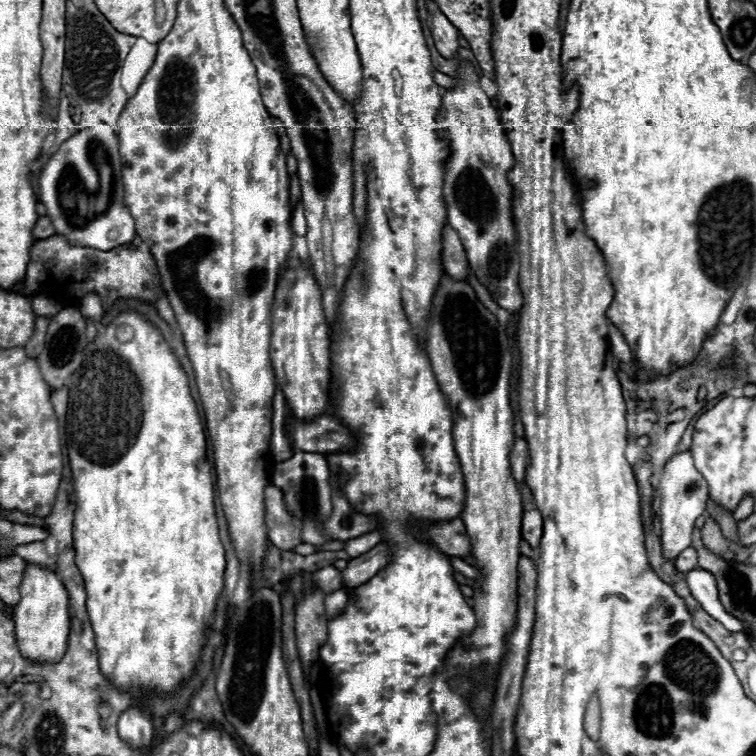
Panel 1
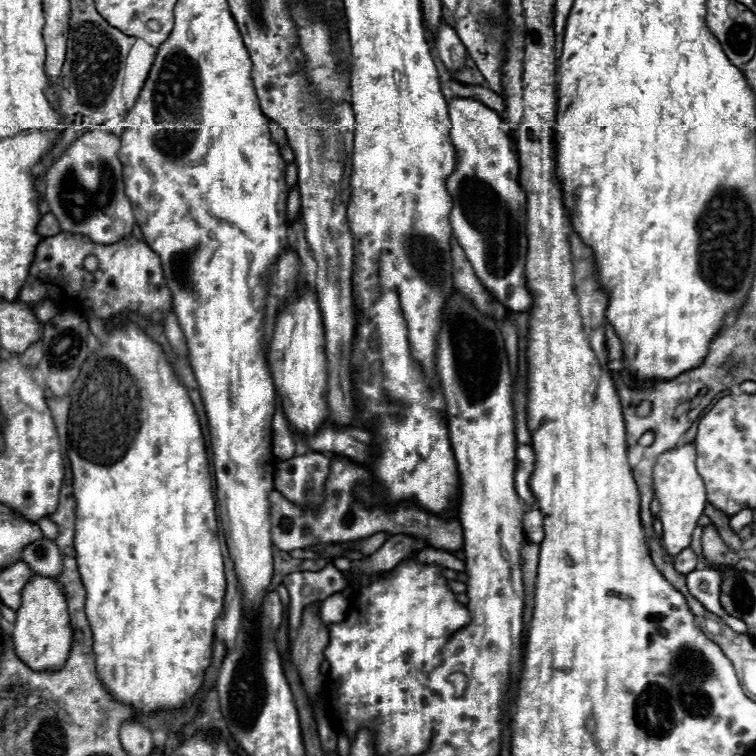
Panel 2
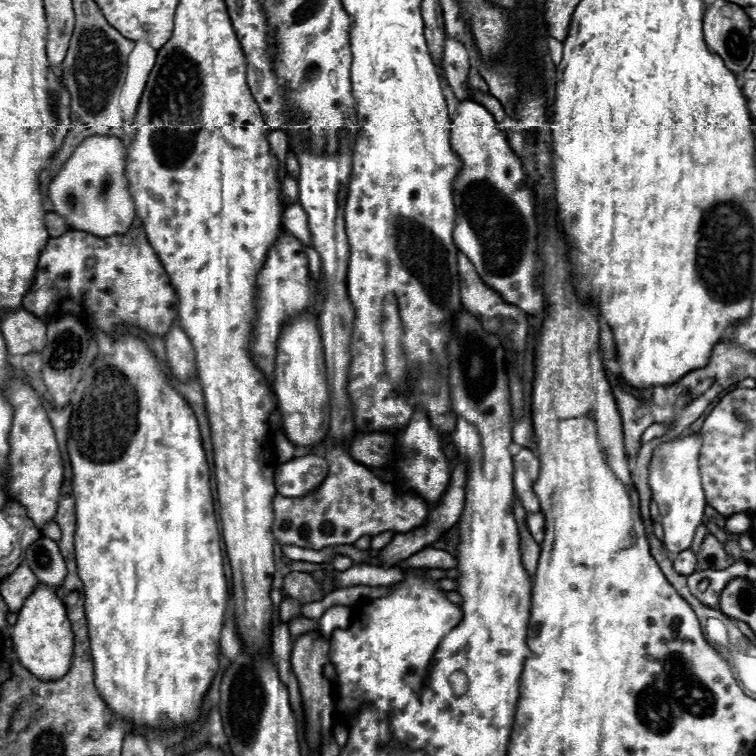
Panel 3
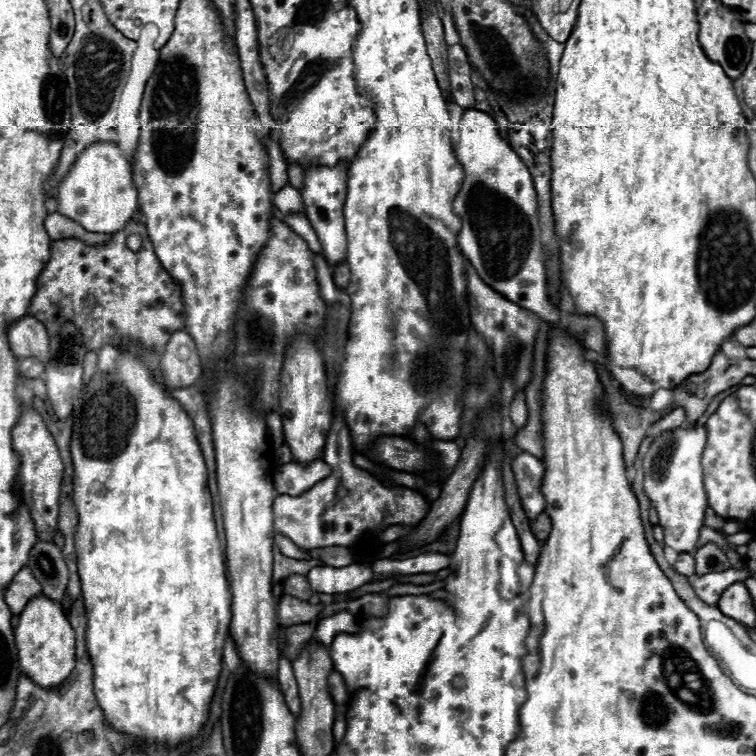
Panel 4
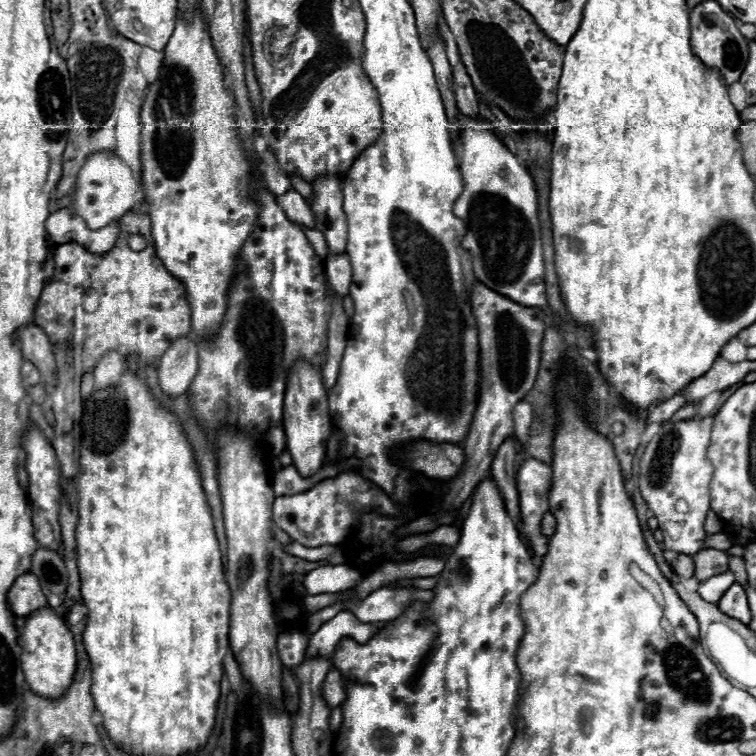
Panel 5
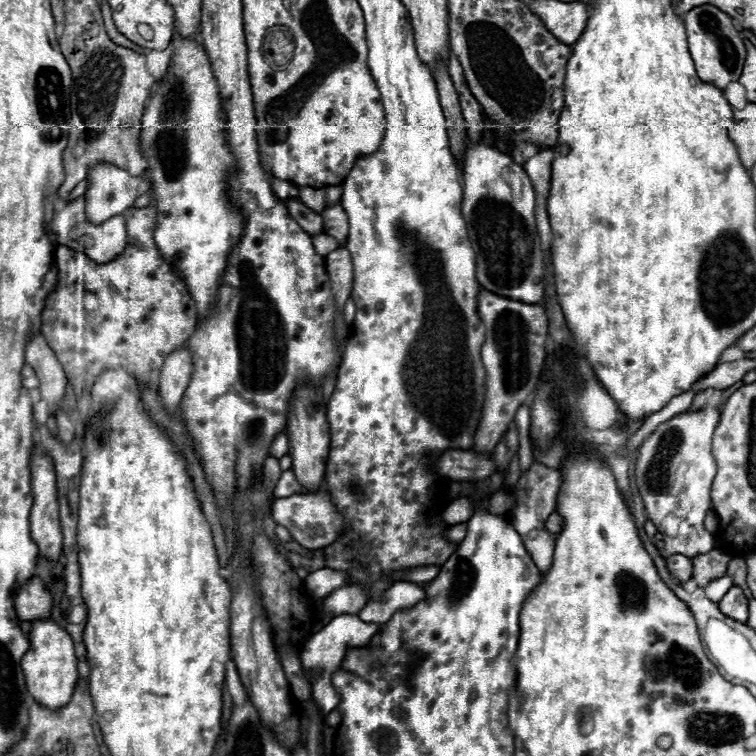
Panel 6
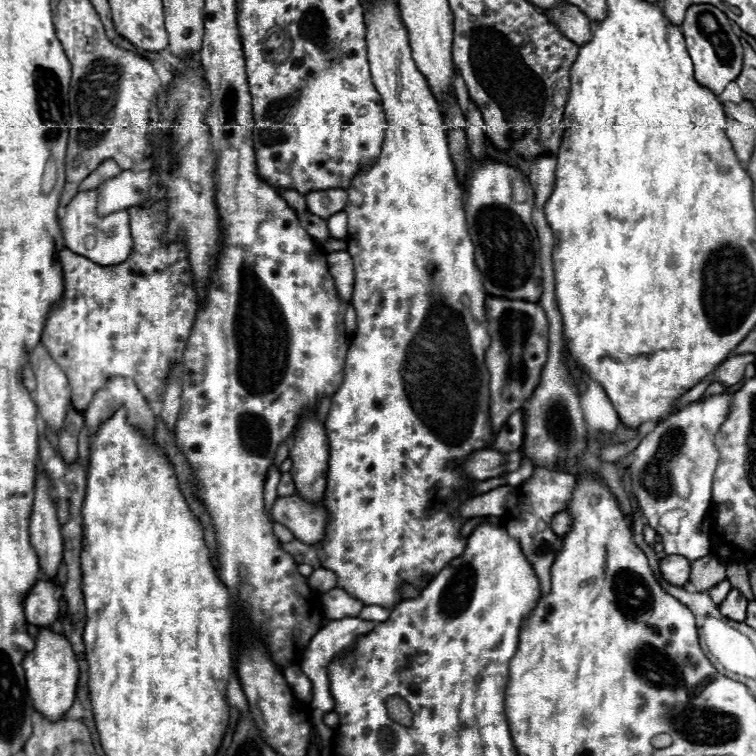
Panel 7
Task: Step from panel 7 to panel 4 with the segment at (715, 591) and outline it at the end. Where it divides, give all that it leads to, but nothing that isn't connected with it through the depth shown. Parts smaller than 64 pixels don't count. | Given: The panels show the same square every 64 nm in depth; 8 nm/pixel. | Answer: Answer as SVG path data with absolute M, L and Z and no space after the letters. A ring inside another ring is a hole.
M726 570L726 572L712 572L706 576L698 576L692 584L694 592L708 604L716 604L720 600L720 594L732 586L734 582L740 582L744 578L748 578L750 572L748 570Z

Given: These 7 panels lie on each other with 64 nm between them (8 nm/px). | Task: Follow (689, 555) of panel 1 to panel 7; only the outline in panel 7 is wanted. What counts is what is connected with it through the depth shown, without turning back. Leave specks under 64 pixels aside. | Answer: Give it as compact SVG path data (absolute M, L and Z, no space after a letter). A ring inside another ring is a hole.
M664 556L660 560L660 572L672 586L684 586L690 574L690 562L684 556Z

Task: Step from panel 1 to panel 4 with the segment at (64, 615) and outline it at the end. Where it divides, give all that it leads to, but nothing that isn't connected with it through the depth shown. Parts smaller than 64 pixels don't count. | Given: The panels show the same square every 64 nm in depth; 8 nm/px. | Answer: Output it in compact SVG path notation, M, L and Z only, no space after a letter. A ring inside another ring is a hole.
M44 594L36 596L20 614L20 622L14 630L18 656L22 672L42 688L56 688L60 686L74 670L74 630L64 616L62 608L46 598Z

